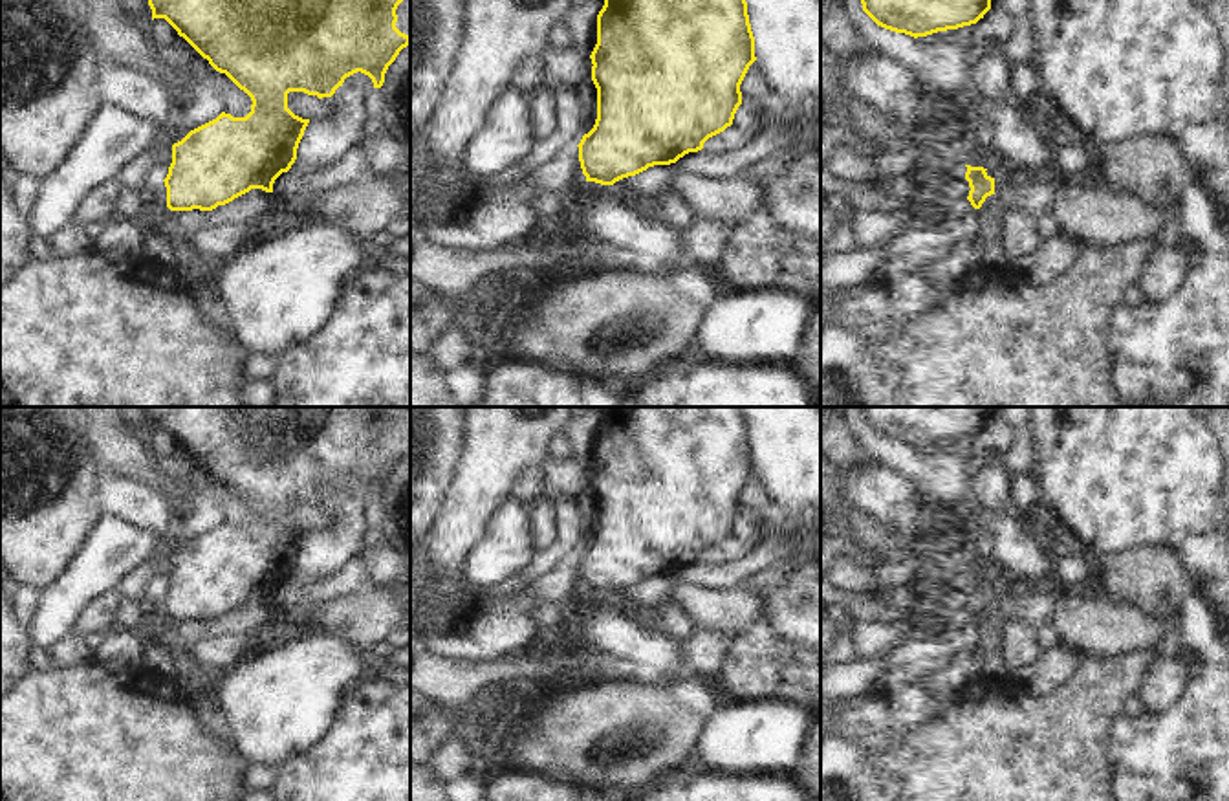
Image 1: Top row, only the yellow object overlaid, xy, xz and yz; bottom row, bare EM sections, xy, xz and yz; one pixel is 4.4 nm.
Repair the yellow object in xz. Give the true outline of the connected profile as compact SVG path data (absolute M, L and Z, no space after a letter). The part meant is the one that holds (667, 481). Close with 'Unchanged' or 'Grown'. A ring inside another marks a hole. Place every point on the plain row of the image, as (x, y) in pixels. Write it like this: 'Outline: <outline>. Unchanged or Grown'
Outline: M604 407L590 469L597 530L577 555L586 592L614 596L648 577L676 574L731 537L742 515L740 495L756 471L745 407Z. Unchanged

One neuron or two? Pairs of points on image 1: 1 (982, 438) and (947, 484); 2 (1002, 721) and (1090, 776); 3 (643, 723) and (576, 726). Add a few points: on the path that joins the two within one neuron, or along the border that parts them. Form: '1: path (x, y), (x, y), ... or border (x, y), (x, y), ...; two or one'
1: border (925, 453), (951, 453), (967, 460); two
2: path (1024, 739), (1061, 776), (1068, 776); one
3: path (627, 726), (592, 726); one

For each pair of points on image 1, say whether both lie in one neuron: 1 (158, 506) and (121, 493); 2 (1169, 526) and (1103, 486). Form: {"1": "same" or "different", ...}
{"1": "same", "2": "same"}

